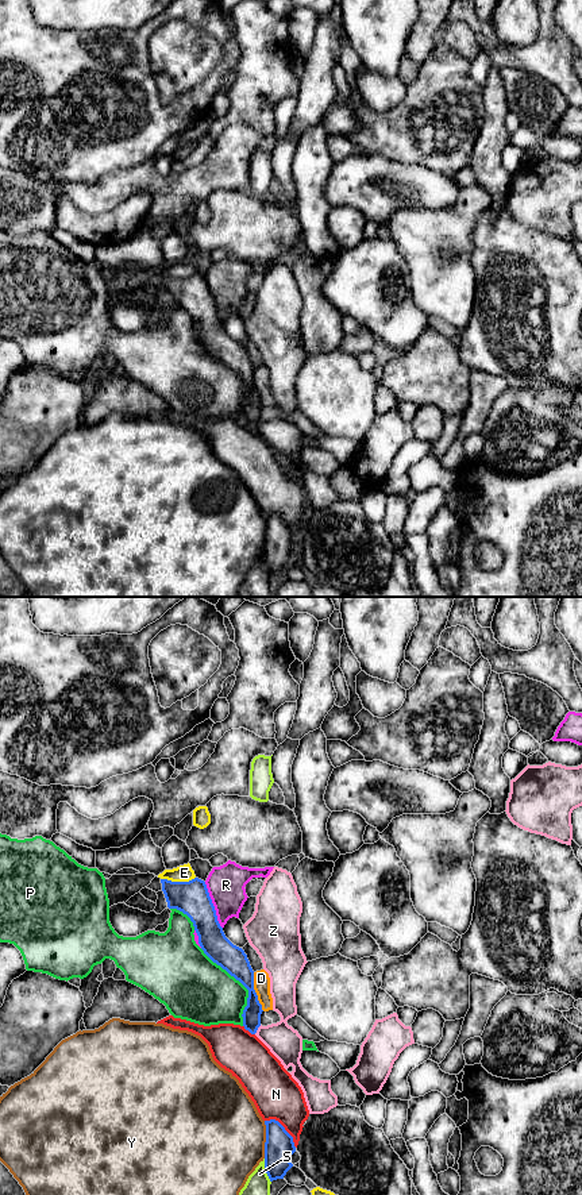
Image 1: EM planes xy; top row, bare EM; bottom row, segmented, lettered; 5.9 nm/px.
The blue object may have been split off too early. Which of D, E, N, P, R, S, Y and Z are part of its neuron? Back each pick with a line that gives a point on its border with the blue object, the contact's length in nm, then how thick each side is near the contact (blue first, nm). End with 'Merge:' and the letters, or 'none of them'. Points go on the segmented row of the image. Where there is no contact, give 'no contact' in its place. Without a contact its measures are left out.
Merge: none of them

